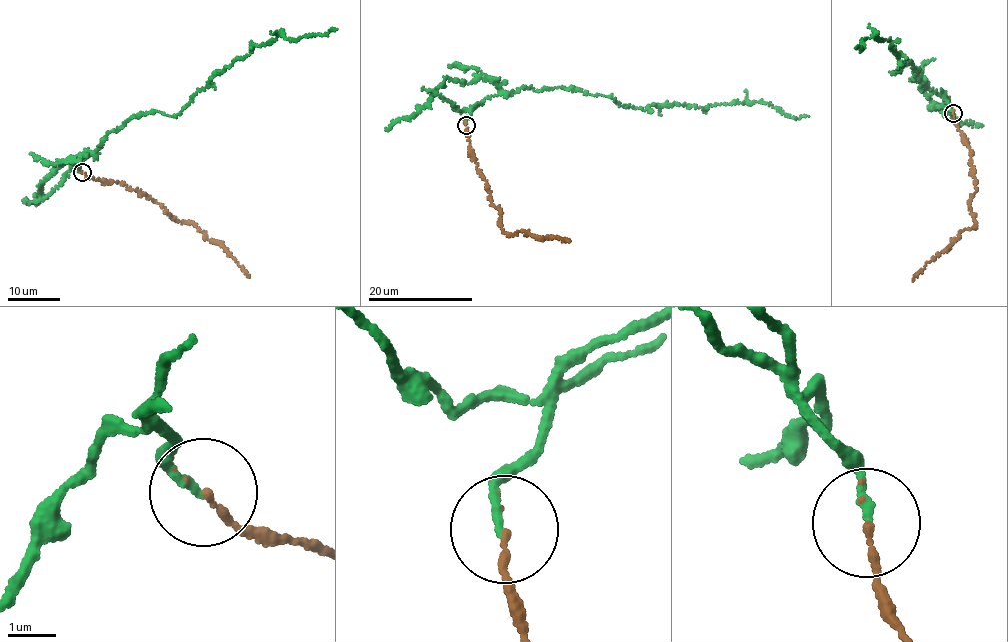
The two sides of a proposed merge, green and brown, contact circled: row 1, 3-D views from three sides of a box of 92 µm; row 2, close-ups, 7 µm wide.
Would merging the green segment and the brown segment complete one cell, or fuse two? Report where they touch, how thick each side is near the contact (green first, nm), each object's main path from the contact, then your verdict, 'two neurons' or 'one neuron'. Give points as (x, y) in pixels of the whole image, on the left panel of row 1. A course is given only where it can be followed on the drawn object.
at (82, 172); 170 nm thick on the green side, 150 nm on the other; green runs (82, 172), (77, 163), (112, 131), (155, 111), (173, 117), (254, 45), (337, 29); brown runs (82, 172), (102, 181), (120, 182), (159, 203), (169, 216), (194, 223), (206, 238), (222, 243), (248, 276); two neurons

